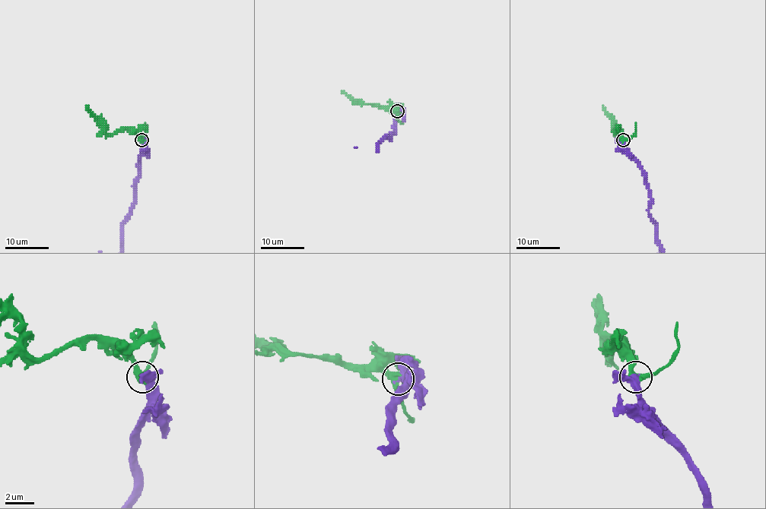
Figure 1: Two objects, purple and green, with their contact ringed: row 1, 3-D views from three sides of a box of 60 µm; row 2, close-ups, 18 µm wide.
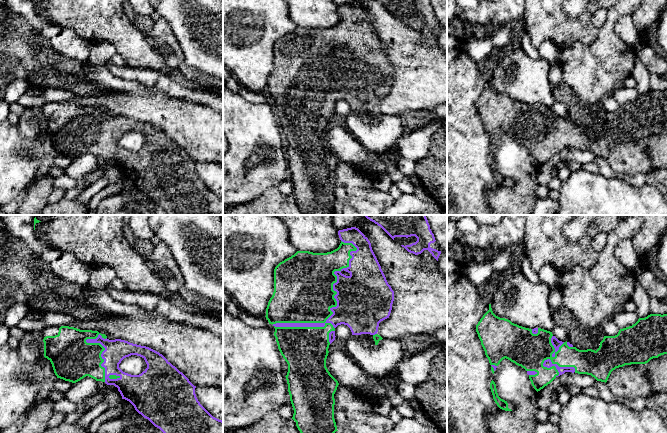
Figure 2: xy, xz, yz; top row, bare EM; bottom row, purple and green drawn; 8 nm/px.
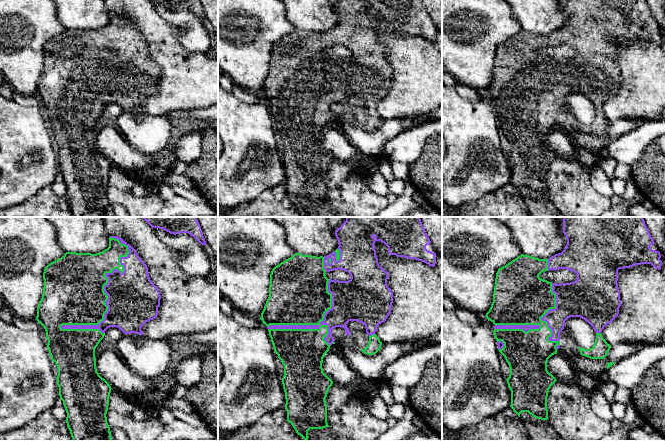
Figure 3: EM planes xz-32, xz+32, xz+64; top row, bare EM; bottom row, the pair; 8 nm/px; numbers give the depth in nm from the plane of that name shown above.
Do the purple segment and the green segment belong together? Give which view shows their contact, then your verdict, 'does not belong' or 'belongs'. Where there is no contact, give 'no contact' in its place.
xz | belongs

